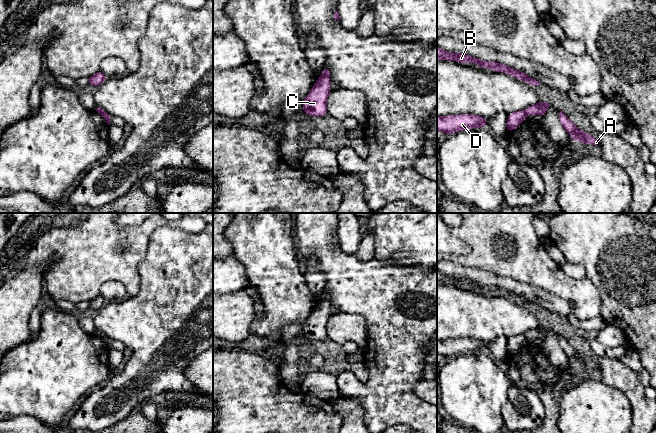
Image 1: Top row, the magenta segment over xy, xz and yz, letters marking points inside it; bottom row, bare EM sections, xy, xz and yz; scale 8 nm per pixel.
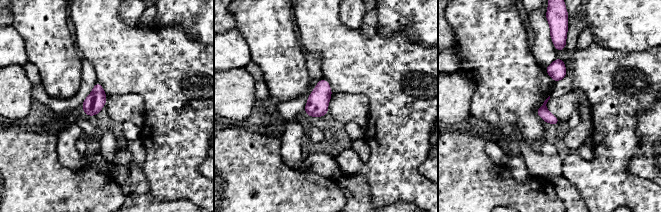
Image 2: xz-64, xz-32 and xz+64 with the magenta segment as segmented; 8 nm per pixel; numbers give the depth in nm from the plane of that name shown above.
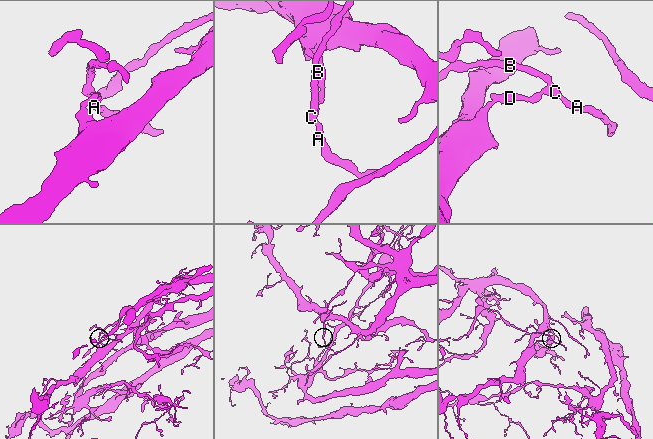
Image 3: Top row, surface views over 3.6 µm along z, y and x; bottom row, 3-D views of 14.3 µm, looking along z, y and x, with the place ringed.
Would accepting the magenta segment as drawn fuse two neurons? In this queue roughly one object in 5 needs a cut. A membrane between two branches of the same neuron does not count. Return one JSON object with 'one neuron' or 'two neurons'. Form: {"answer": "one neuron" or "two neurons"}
{"answer": "two neurons"}

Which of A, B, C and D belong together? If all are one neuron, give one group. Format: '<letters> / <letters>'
A B C / D

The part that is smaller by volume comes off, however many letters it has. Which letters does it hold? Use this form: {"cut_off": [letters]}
{"cut_off": ["A", "B", "C"]}

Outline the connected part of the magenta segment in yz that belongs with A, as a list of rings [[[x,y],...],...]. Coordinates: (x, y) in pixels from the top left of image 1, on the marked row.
[[[560,110],[559,114],[560,122],[567,133],[577,142],[583,142],[584,144],[592,144],[595,146],[599,146],[600,142],[598,139],[595,139],[591,136],[590,133],[584,133],[579,130],[572,121],[568,119],[568,117]]]

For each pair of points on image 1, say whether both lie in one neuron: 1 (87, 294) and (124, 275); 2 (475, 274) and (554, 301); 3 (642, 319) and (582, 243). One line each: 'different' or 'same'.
1: same
2: same
3: same

